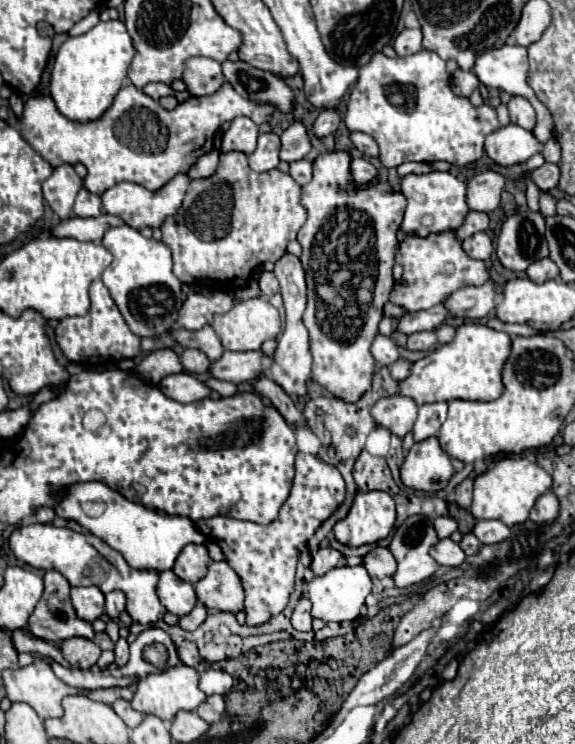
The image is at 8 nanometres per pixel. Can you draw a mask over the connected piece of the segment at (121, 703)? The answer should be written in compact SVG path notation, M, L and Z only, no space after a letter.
M116 700L114 704L112 704L112 708L114 708L114 712L126 722L126 726L130 726L130 728L136 728L136 724L140 724L140 720L144 718L140 712L136 712L132 706L130 706L130 702L128 700Z

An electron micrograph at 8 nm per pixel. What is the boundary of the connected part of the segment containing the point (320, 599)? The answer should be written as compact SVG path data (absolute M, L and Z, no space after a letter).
M364 566L332 568L324 576L316 576L308 582L308 598L312 602L312 616L324 622L346 622L360 616L366 596L372 592L372 580Z

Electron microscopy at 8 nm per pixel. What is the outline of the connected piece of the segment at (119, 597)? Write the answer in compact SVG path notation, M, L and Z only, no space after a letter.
M114 590L114 592L106 594L106 614L110 618L118 618L120 612L124 612L124 608L126 608L126 598L122 592Z

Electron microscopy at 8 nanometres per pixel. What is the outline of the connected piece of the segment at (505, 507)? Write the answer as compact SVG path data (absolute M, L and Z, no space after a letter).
M502 458L494 462L486 472L476 476L474 480L474 500L470 506L470 512L476 520L484 518L496 518L504 522L506 526L522 524L528 520L530 508L534 506L536 498L544 492L548 492L552 486L550 474L546 474L536 464L528 462L526 458Z

